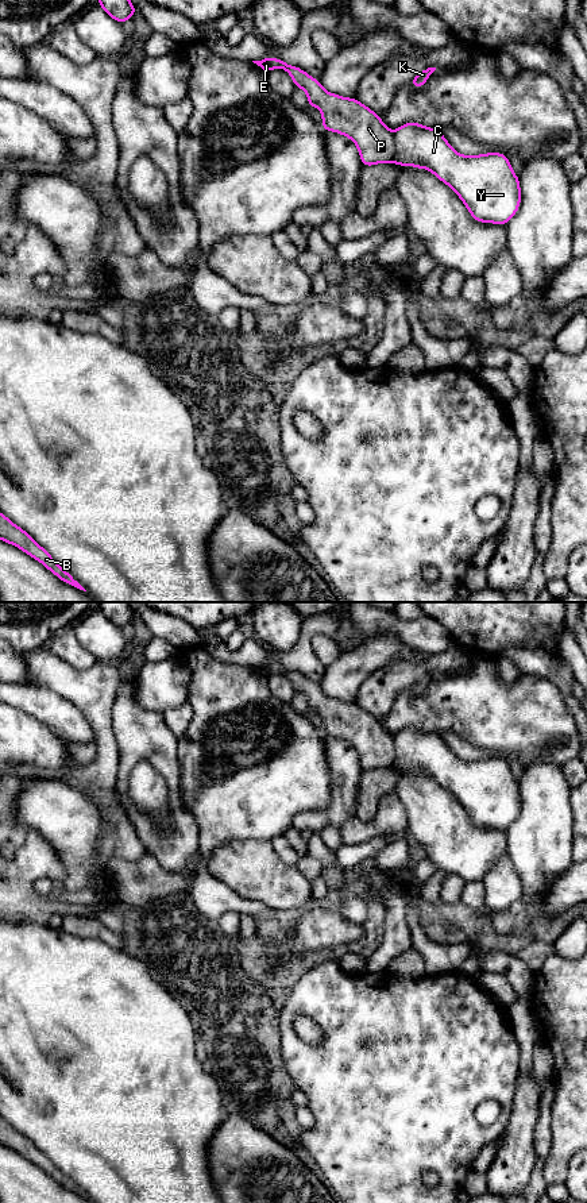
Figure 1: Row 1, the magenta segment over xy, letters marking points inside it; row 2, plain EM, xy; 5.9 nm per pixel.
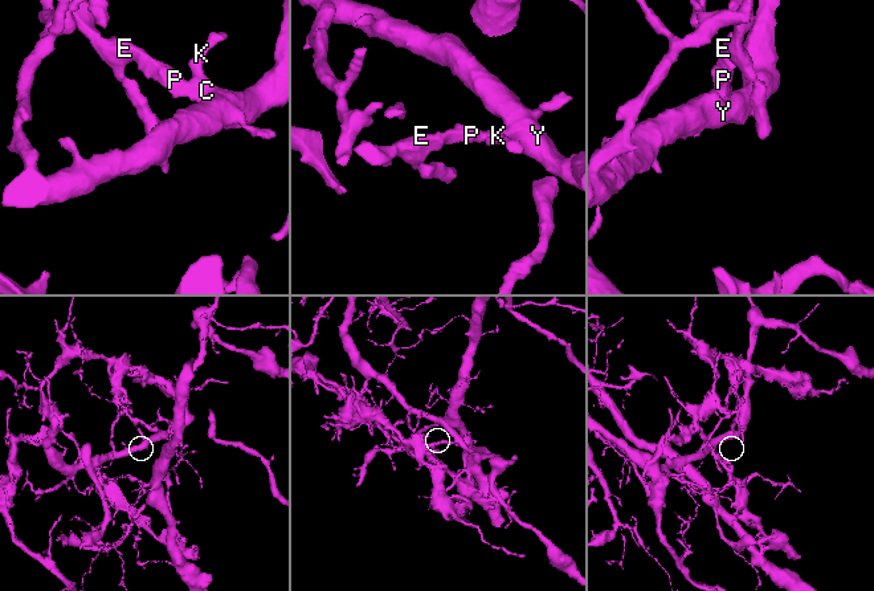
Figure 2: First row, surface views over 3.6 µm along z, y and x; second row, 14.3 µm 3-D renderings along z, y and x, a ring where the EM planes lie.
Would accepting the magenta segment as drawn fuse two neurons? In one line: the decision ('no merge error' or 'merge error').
merge error

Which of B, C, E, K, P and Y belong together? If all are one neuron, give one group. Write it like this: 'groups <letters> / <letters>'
groups B E P / C K Y

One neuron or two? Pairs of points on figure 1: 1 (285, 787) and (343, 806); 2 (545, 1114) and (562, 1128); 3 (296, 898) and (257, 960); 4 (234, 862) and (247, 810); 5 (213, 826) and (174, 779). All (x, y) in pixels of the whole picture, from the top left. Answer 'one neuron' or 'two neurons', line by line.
1: two neurons
2: two neurons
3: two neurons
4: two neurons
5: two neurons

